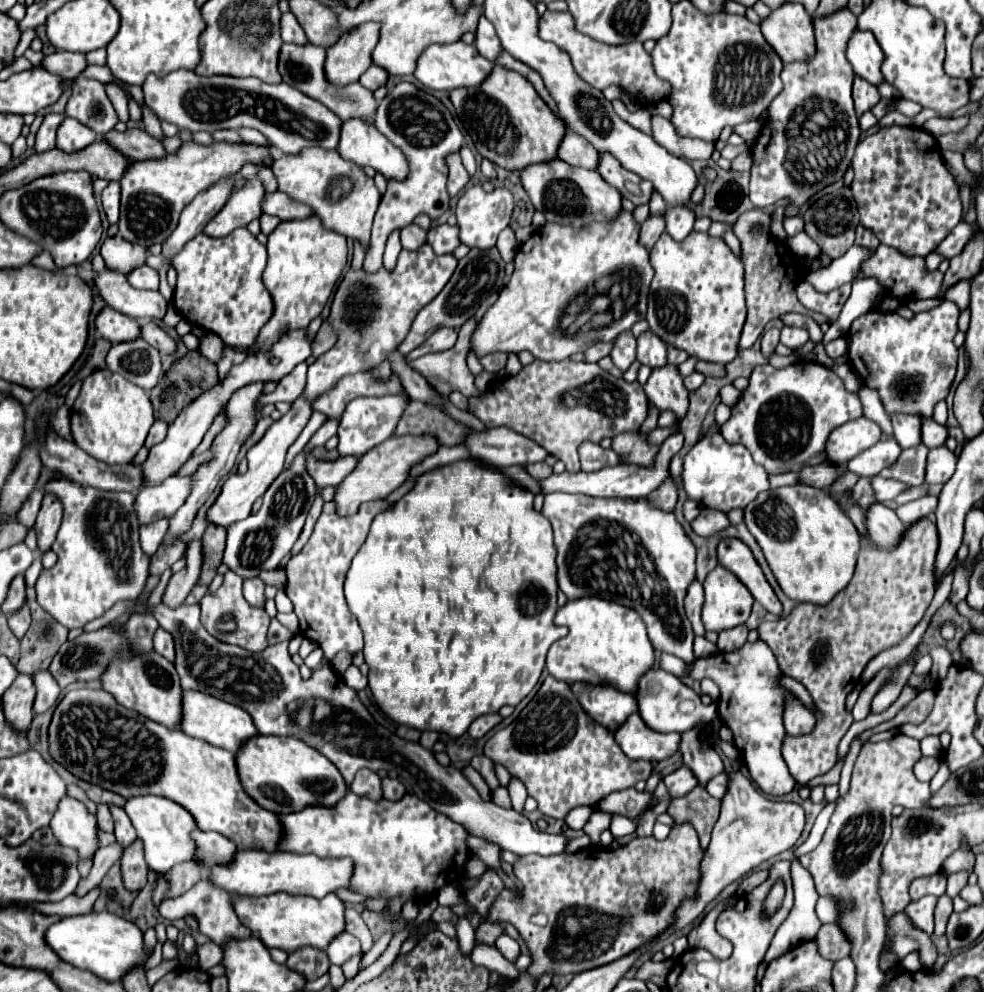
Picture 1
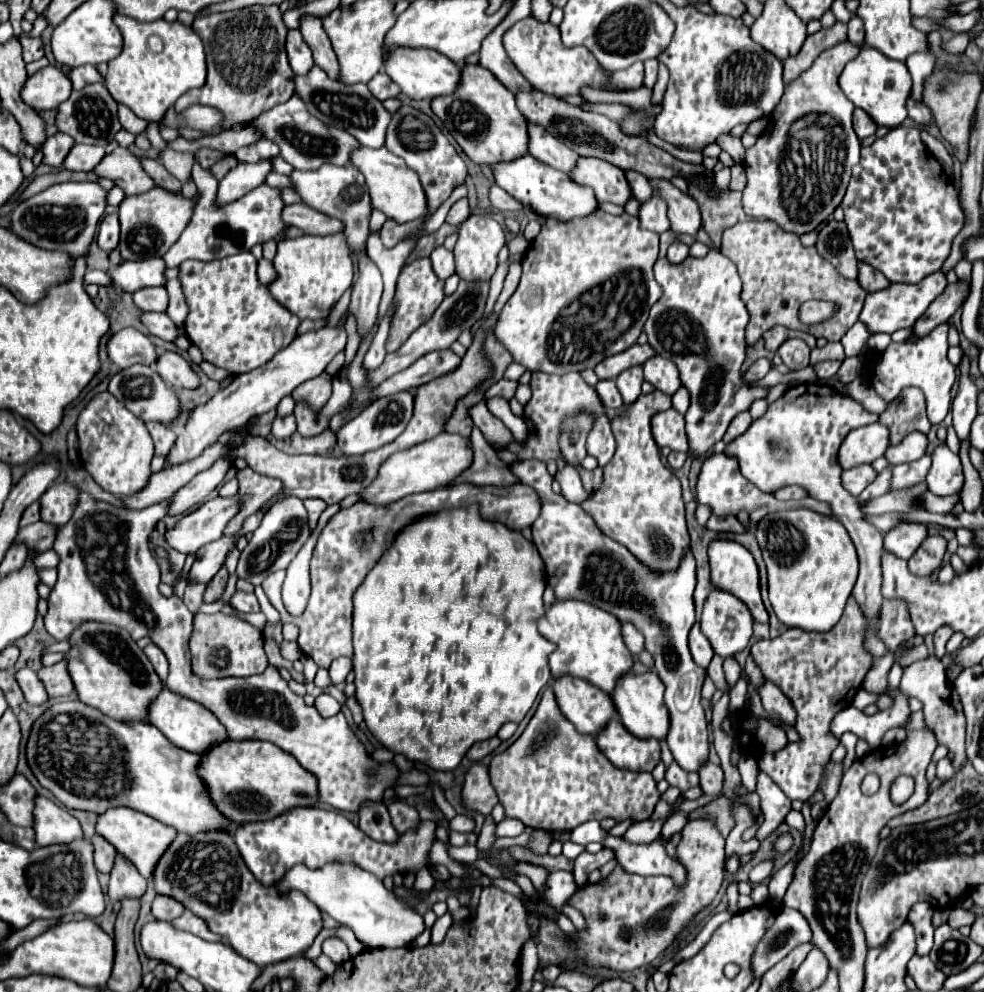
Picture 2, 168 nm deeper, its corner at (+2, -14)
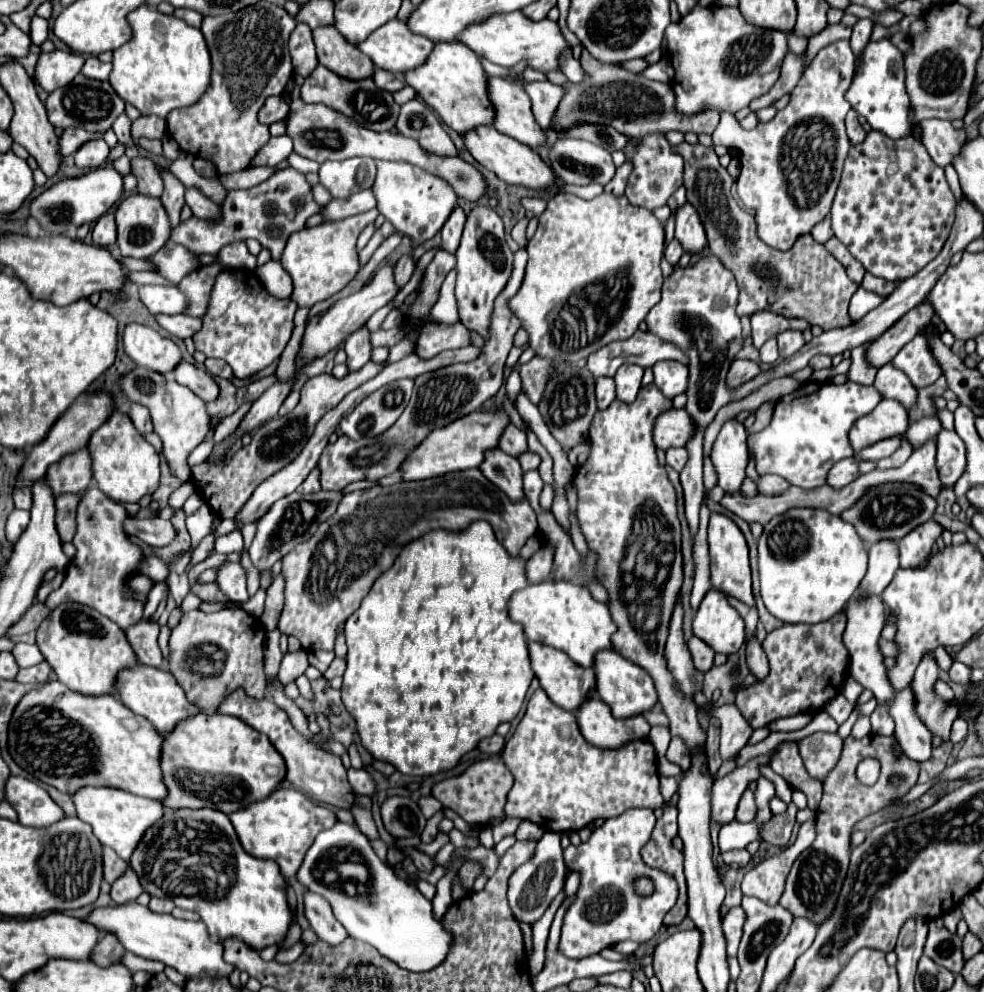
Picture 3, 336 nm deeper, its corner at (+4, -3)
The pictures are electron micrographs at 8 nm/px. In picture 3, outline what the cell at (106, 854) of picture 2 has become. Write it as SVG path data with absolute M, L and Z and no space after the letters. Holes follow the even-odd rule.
M104 847L104 879L112 885L118 877L122 877L128 869L128 863L118 859L118 855L114 855L114 851L110 851L110 847Z

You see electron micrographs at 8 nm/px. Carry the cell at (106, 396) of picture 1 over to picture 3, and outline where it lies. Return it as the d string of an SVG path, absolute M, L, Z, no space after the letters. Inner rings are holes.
M116 411L110 419L94 431L88 441L88 449L92 455L92 471L94 483L104 491L106 497L118 503L138 503L144 495L152 495L160 485L160 455L158 451L142 439L134 425L126 415L118 415Z

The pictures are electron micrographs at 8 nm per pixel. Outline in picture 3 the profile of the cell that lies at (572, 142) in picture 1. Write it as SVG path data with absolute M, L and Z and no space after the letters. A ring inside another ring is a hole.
M488 77L486 91L494 107L492 127L530 147L544 143L546 131L534 123L530 97L518 83L502 77Z

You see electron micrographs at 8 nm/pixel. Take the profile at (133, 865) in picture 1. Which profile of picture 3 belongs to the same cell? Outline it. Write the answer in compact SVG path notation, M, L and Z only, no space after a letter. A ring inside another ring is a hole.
M102 935L102 939L98 939L96 947L90 953L90 961L106 967L110 963L118 963L122 961L122 947L118 947L118 939L110 939L110 935Z

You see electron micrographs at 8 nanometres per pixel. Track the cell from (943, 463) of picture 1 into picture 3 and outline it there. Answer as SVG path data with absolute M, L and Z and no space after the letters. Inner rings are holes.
M942 429L938 433L936 465L938 465L940 481L944 485L954 485L960 479L966 467L966 445L956 431Z

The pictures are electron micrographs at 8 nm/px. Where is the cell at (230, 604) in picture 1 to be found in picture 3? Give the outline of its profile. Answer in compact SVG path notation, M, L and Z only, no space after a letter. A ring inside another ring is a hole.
M224 609L218 613L190 611L182 615L170 635L168 671L184 689L190 703L202 713L216 713L230 691L244 689L252 699L264 697L264 643L266 631L262 623L242 609Z

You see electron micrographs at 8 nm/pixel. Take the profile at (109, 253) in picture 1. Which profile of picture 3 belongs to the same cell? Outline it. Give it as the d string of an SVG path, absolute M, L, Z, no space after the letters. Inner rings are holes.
M168 241L154 257L152 261L158 267L158 273L166 277L172 283L180 283L186 275L196 271L200 265L200 259L196 253L188 251L184 245L178 245L174 241Z

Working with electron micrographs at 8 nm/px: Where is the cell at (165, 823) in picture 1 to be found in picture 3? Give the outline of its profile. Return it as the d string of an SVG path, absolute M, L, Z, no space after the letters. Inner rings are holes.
M82 787L70 795L78 819L88 823L94 831L94 835L100 839L102 845L116 851L116 855L124 861L130 859L134 847L138 847L138 839L142 839L142 831L150 827L150 823L156 823L164 815L164 807L146 797L132 795L122 789L112 787Z

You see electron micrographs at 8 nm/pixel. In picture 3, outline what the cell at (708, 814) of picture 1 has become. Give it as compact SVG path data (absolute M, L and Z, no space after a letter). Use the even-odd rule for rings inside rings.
M748 789L740 799L736 819L742 821L742 823L748 823L748 821L756 819L756 813L758 813L758 809L756 809L756 803L754 803L754 793Z

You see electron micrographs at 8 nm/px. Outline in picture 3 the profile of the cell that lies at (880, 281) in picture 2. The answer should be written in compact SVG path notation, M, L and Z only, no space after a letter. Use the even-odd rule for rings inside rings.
M864 275L862 287L866 287L866 291L872 291L880 297L888 297L890 291L894 291L894 283L886 283L884 279L874 279L874 275Z

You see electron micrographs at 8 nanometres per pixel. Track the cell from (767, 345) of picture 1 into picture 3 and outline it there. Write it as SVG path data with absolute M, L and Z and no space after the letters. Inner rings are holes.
M734 361L728 369L728 375L726 375L726 385L730 389L736 389L740 385L744 385L746 381L754 379L756 375L760 373L758 369L758 363L754 361Z

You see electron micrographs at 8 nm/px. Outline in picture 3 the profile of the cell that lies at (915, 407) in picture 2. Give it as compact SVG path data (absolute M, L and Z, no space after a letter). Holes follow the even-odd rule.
M888 363L888 365L884 365L884 367L878 369L874 387L878 391L882 391L884 399L886 397L898 399L908 409L916 401L916 387L910 383L910 379L906 377L906 373L900 371L900 369L896 369L892 363Z

